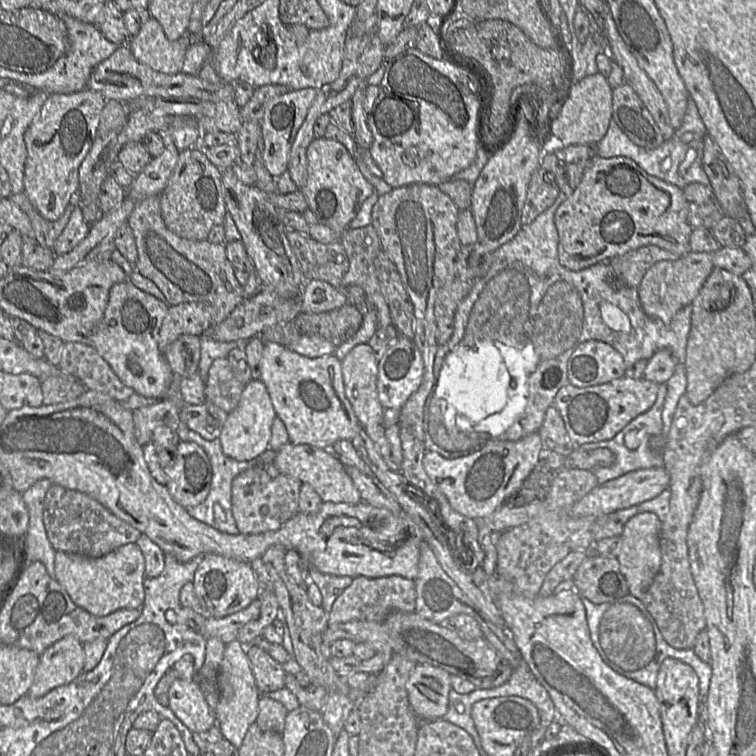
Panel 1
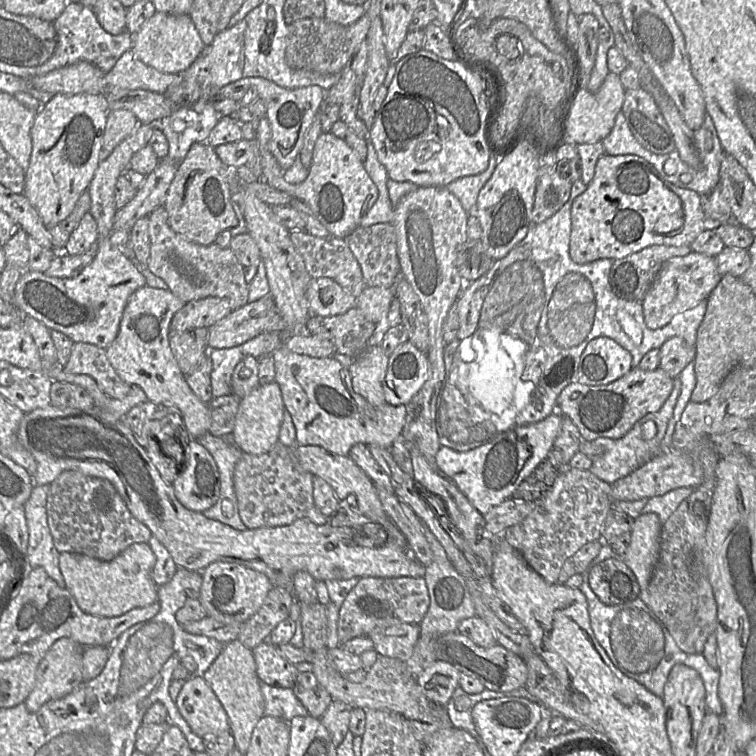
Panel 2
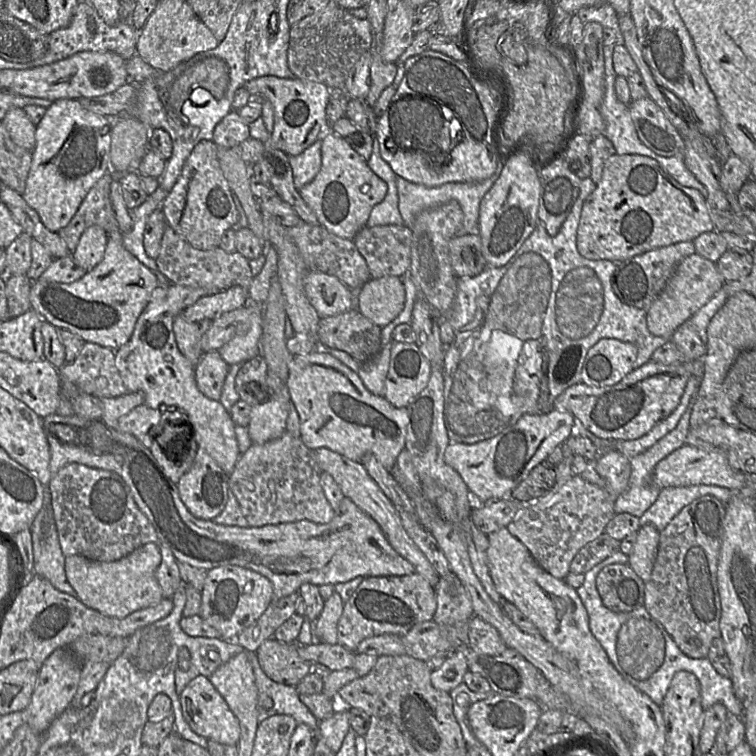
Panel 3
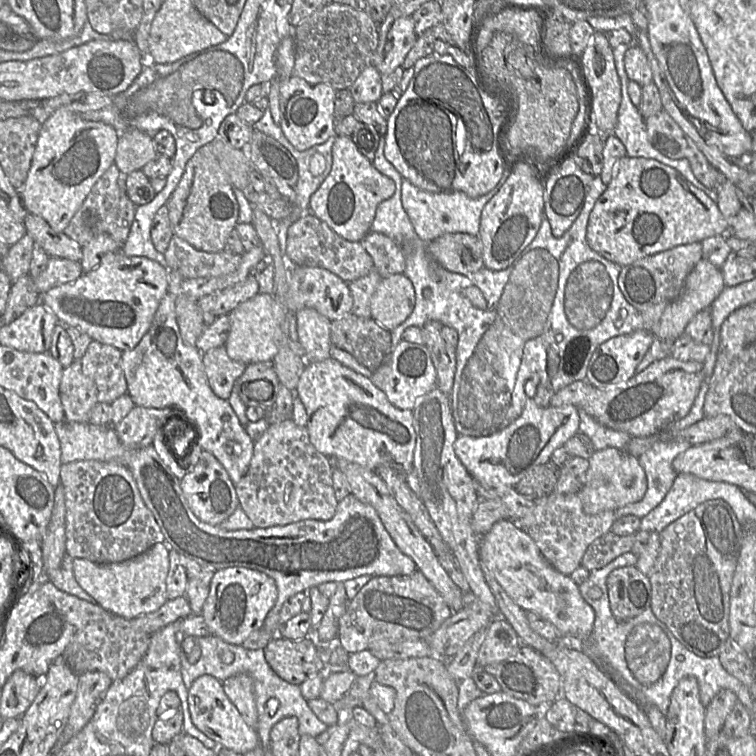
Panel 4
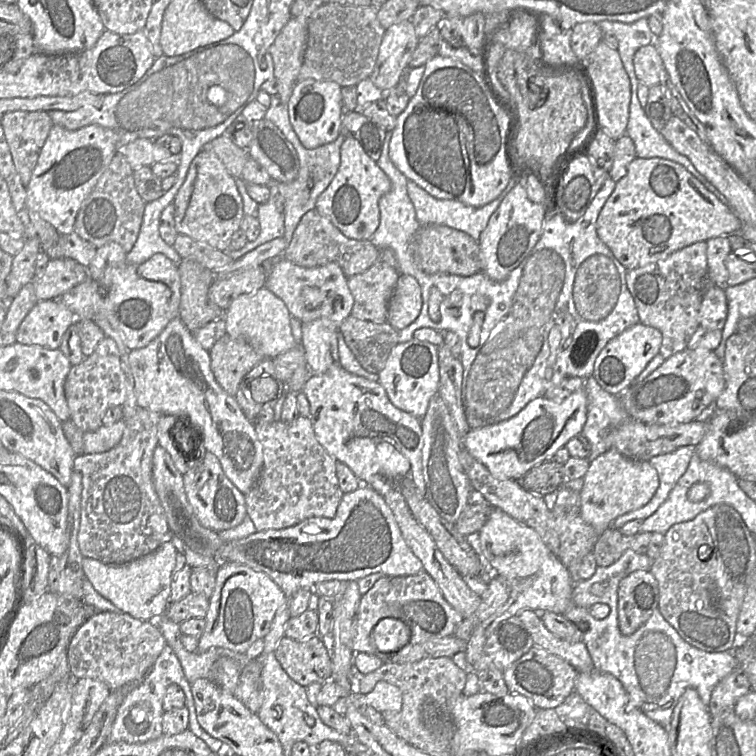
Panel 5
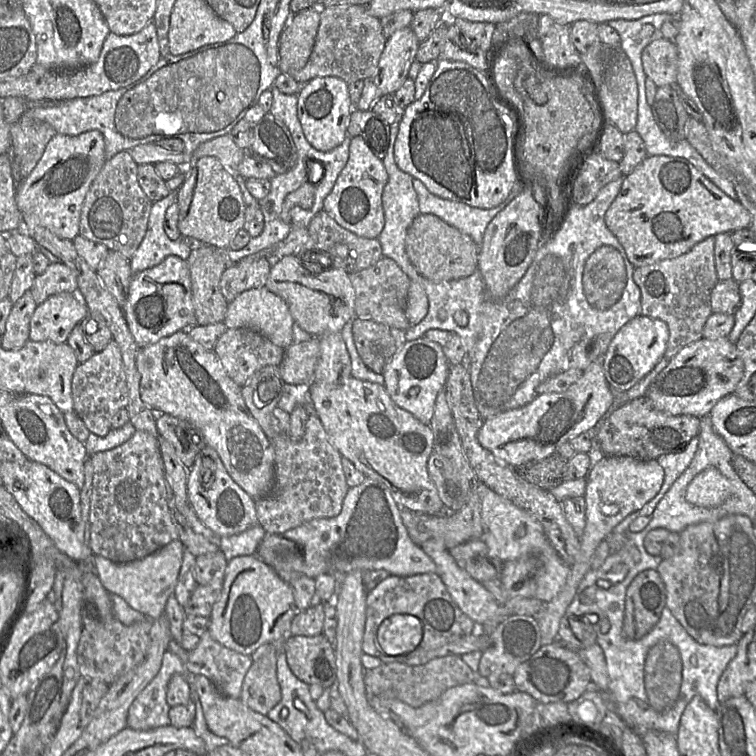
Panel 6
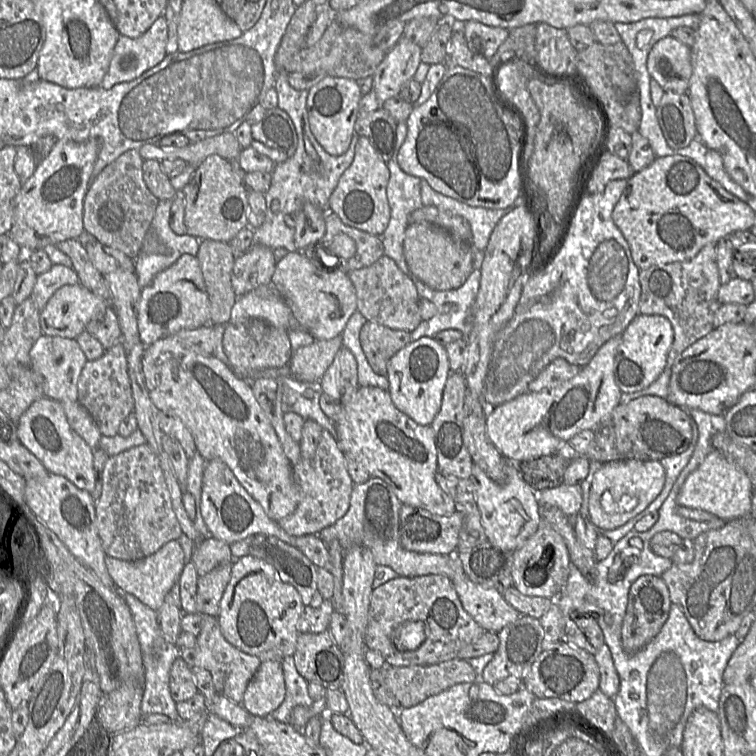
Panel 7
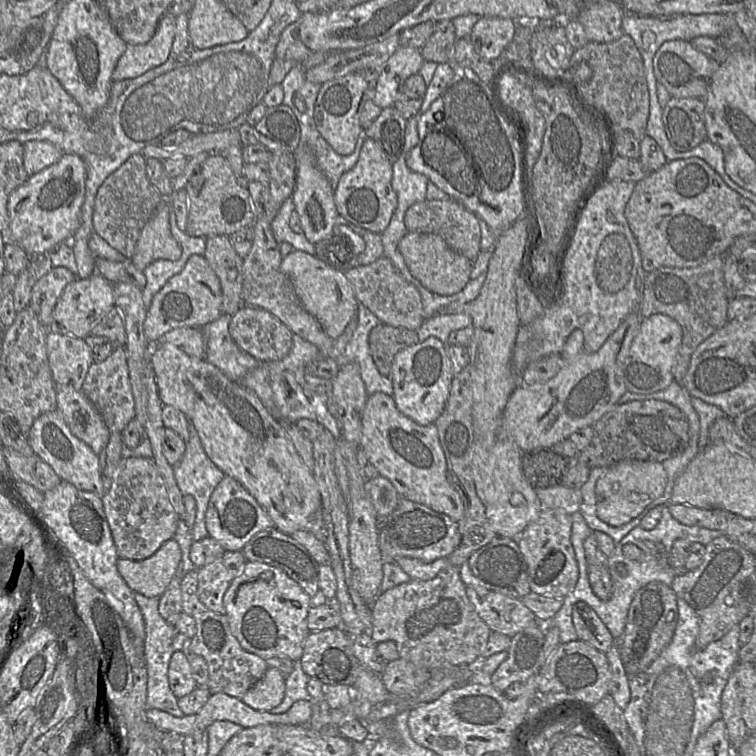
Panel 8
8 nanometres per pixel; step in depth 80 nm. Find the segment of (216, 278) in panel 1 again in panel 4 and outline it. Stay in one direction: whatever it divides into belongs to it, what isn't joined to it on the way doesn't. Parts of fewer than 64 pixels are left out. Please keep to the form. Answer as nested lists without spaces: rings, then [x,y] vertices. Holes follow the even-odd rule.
[[[173,235],[165,250],[165,266],[186,279],[217,277],[234,272],[241,260],[240,254],[226,251],[205,252],[194,248],[184,239]]]

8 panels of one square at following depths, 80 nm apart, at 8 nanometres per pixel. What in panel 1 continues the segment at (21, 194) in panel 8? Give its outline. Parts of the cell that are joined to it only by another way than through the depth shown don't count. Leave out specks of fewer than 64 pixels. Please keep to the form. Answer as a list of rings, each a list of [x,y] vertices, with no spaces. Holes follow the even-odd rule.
[[[89,89],[71,94],[50,94],[26,130],[24,191],[46,220],[58,220],[75,201],[79,188],[78,170],[97,135],[106,101],[100,92]]]

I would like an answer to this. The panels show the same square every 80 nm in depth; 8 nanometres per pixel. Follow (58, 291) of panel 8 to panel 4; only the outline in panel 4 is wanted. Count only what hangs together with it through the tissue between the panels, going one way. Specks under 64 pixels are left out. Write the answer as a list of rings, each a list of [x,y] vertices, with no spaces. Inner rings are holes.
[[[50,258],[46,268],[33,281],[41,295],[56,286],[74,282],[83,274],[84,271],[77,261],[65,258]]]

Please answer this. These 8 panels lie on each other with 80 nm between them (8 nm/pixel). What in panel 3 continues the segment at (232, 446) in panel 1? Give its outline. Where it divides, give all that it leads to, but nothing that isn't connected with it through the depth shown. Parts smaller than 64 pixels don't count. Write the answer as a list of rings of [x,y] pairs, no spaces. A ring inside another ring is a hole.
[[[283,387],[280,392],[274,392],[266,402],[252,406],[247,429],[253,444],[266,443],[286,431],[291,404],[287,387]]]

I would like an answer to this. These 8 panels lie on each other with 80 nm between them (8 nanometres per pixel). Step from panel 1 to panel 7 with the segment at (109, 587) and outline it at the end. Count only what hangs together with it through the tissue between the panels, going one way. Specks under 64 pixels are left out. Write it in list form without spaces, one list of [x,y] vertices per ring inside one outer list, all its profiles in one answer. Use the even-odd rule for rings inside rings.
[[[171,540],[155,553],[140,560],[125,561],[106,555],[105,564],[118,589],[134,595],[142,603],[158,611],[184,568],[184,552],[177,540]]]

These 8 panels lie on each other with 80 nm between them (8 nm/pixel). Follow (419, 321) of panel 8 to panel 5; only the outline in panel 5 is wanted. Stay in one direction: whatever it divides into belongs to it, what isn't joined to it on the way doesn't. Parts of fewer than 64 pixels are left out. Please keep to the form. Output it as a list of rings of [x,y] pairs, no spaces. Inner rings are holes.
[[[377,261],[361,274],[348,278],[354,303],[351,315],[374,323],[387,322],[388,304],[401,273],[383,261]]]

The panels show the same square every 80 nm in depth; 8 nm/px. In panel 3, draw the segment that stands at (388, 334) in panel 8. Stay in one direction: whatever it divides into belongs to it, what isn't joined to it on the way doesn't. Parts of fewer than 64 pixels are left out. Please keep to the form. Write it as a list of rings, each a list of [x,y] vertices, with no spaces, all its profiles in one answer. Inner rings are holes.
[[[357,308],[321,318],[318,340],[327,348],[346,352],[360,365],[374,359],[381,351],[381,328],[364,317]]]

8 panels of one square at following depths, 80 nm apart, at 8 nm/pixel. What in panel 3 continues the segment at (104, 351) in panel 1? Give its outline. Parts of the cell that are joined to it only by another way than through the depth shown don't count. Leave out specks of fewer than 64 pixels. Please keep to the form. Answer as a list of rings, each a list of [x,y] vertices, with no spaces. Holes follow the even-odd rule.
[[[170,283],[169,286],[156,287],[147,305],[138,317],[129,341],[115,351],[115,365],[119,370],[122,381],[128,392],[142,392],[144,404],[154,409],[175,408],[182,415],[182,424],[188,433],[190,443],[197,443],[203,448],[227,474],[231,475],[241,455],[235,432],[235,423],[230,412],[219,400],[206,397],[197,387],[195,381],[195,365],[192,364],[179,350],[173,331],[175,317],[185,308],[194,304],[198,299],[220,292],[216,287],[193,287]]]

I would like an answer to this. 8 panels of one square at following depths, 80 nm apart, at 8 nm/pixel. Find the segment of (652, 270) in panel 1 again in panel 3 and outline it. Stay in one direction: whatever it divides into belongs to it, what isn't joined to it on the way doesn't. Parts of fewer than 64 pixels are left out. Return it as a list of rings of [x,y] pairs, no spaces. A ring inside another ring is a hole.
[[[696,253],[686,257],[678,264],[665,288],[647,310],[649,331],[655,336],[671,338],[683,323],[722,288],[724,283],[714,262]]]

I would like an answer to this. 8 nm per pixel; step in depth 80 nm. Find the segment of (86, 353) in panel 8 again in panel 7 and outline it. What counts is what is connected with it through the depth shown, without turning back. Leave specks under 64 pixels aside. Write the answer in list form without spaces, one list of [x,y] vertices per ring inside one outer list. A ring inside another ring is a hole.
[[[41,335],[30,350],[33,370],[43,378],[45,397],[62,402],[77,401],[77,385],[83,367],[88,361],[76,339]]]

